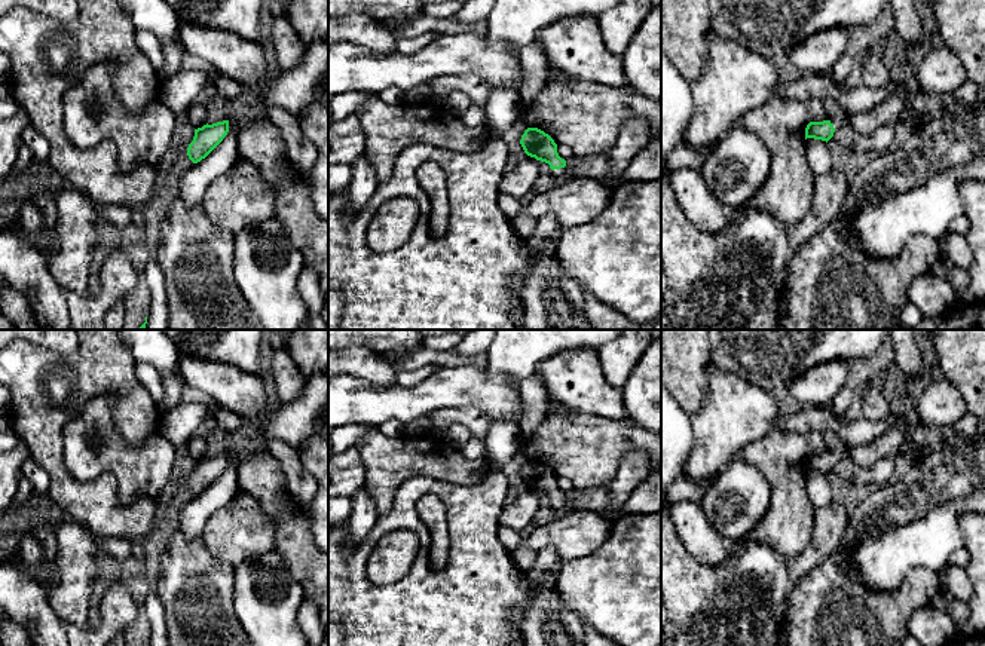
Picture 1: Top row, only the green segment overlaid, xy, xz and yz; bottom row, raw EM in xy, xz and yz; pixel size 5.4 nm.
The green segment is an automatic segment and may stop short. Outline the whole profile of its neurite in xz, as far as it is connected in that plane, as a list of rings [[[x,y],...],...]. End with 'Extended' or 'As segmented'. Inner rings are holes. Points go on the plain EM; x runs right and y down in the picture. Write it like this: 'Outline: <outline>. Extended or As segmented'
Outline: [[[527,460],[520,477],[527,489],[548,496],[560,517],[569,514],[570,505],[566,493],[559,489],[557,477],[548,466],[538,460]]]. Extended

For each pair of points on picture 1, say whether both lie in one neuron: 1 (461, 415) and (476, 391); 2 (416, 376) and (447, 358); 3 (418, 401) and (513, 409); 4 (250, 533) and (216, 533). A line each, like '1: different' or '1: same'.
1: different
2: different
3: same
4: same

